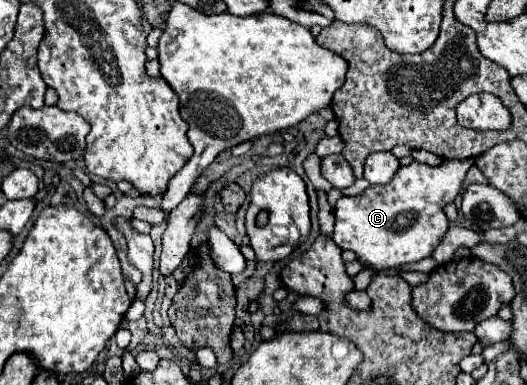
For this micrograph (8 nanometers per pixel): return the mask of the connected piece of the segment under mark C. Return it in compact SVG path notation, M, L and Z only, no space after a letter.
M473 158L467 160L443 160L439 166L427 166L421 162L411 162L409 166L401 166L391 180L391 184L385 186L369 186L359 196L341 196L335 204L335 232L333 240L343 250L353 250L357 258L367 268L399 268L401 264L417 262L421 258L427 258L433 254L433 250L441 244L449 220L443 214L445 204L453 202L457 194L461 192L461 184L465 180L467 170L473 166Z

